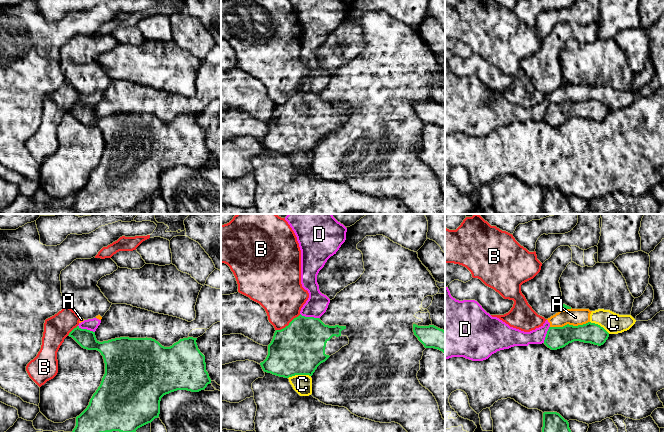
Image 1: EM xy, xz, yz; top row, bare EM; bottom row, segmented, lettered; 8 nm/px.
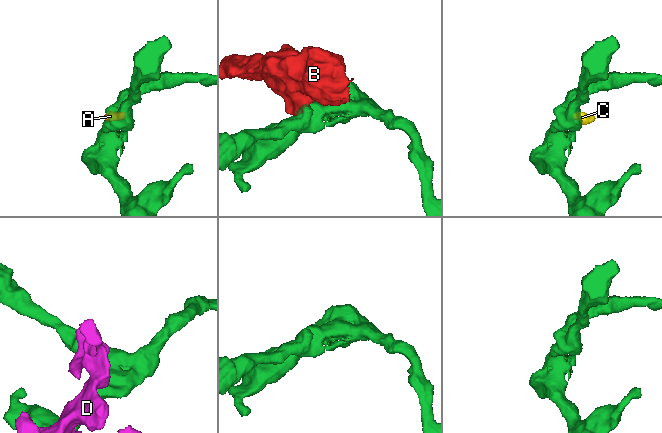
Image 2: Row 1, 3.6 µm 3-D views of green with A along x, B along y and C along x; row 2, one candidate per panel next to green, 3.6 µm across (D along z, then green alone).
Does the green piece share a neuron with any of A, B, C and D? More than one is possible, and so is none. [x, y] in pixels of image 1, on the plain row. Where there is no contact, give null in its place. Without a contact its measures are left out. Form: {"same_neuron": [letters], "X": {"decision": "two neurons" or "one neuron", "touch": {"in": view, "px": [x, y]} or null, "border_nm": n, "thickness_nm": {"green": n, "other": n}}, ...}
{"same_neuron": [], "A": {"decision": "two neurons", "touch": {"in": "yz", "px": [569, 101]}, "border_nm": 320, "thickness_nm": {"green": 180, "other": 140}}, "B": {"decision": "two neurons", "touch": {"in": "xz", "px": [289, 100]}, "border_nm": 240, "thickness_nm": {"green": 420, "other": 360}}, "C": {"decision": "two neurons", "touch": {"in": "xz", "px": [299, 150]}, "border_nm": 190, "thickness_nm": {"green": 420, "other": 160}}, "D": {"decision": "two neurons", "touch": {"in": "xz", "px": [309, 93]}, "border_nm": 160, "thickness_nm": {"green": 400, "other": 170}}}

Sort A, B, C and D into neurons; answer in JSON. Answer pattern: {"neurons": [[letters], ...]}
{"neurons": [["A", "C", "D"], ["B"]]}

